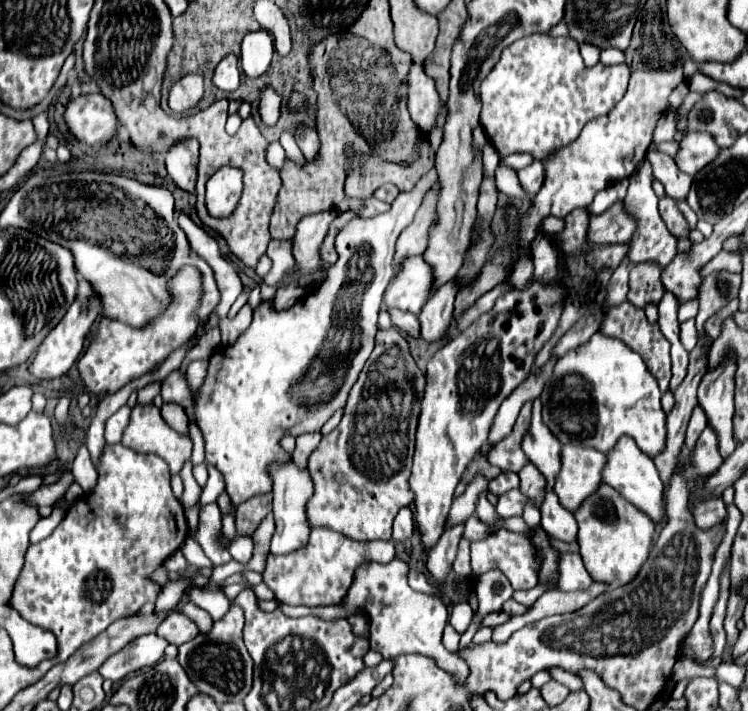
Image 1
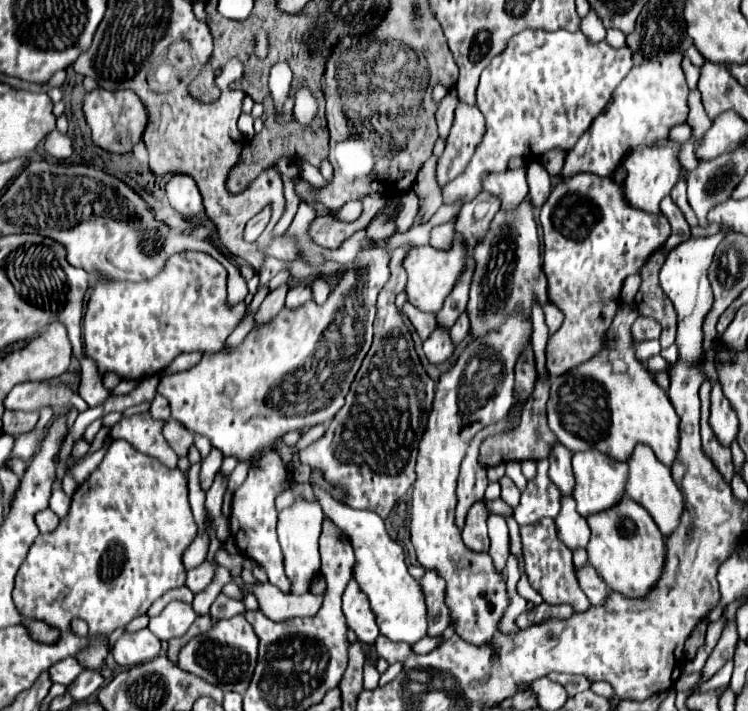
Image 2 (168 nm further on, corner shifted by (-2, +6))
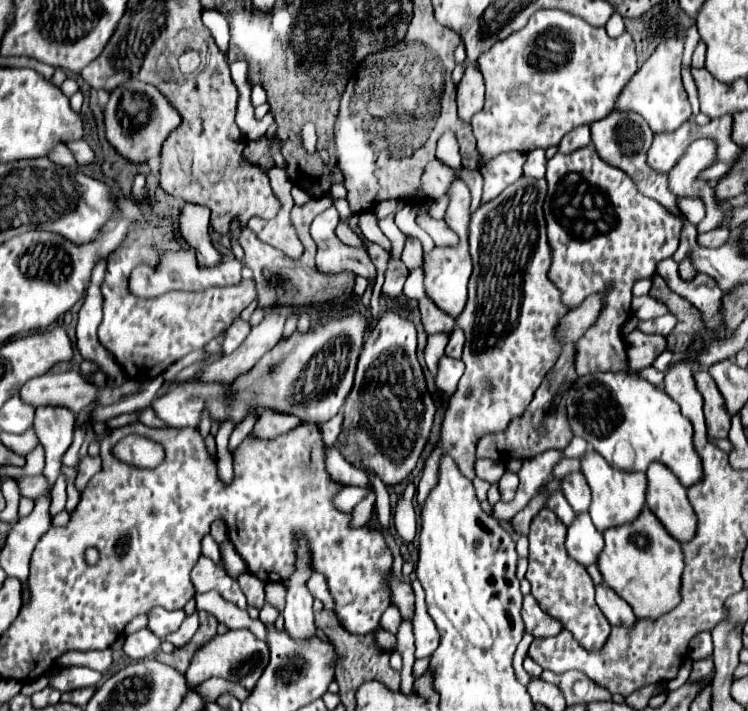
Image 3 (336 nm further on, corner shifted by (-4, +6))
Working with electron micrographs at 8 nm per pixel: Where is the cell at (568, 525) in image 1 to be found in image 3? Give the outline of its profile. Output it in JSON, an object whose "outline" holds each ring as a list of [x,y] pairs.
{"outline":[[[577,515],[573,525],[567,529],[567,553],[569,557],[573,557],[579,565],[589,567],[593,563],[597,563],[599,553],[603,551],[603,535],[595,529],[591,517],[585,515]]]}

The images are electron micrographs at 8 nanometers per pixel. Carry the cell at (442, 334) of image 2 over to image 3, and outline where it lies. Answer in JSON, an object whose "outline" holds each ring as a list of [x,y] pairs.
{"outline":[[[443,357],[441,365],[439,365],[439,373],[437,373],[437,387],[447,393],[447,395],[453,395],[455,389],[457,389],[457,383],[461,379],[465,371],[465,365],[463,361],[459,359],[449,359],[449,357]]]}

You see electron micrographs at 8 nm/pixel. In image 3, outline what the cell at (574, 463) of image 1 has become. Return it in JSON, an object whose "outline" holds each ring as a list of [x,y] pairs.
{"outline":[[[589,451],[585,453],[583,461],[581,461],[581,471],[591,487],[591,495],[593,495],[593,503],[589,509],[589,515],[595,523],[595,527],[603,533],[611,527],[619,527],[625,523],[635,521],[641,511],[645,509],[647,501],[645,501],[645,493],[647,493],[647,475],[645,473],[629,473],[629,471],[619,471],[613,469],[599,453]]]}

